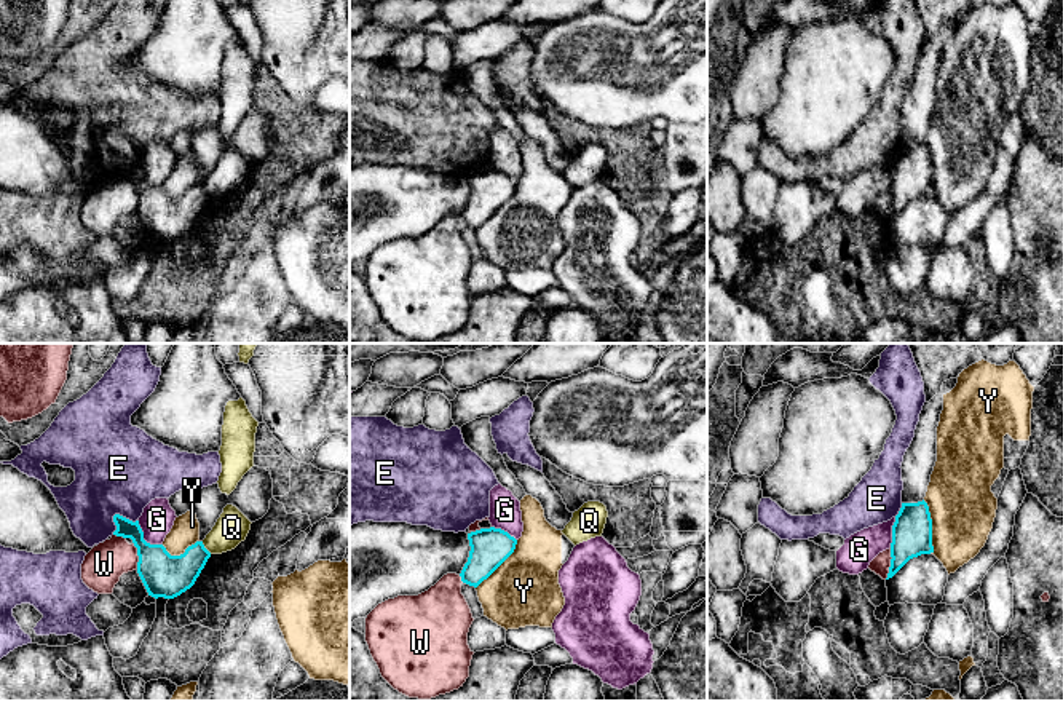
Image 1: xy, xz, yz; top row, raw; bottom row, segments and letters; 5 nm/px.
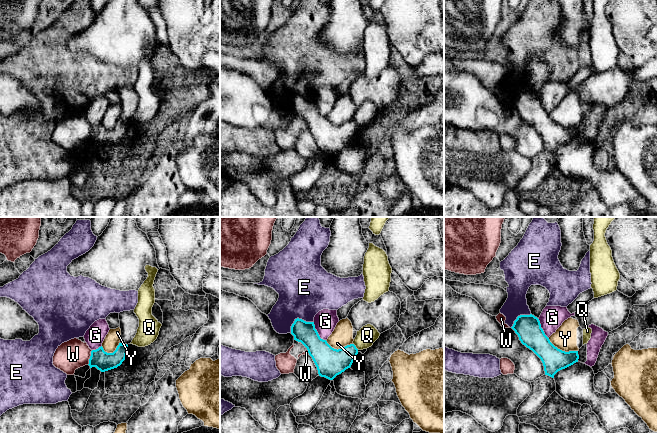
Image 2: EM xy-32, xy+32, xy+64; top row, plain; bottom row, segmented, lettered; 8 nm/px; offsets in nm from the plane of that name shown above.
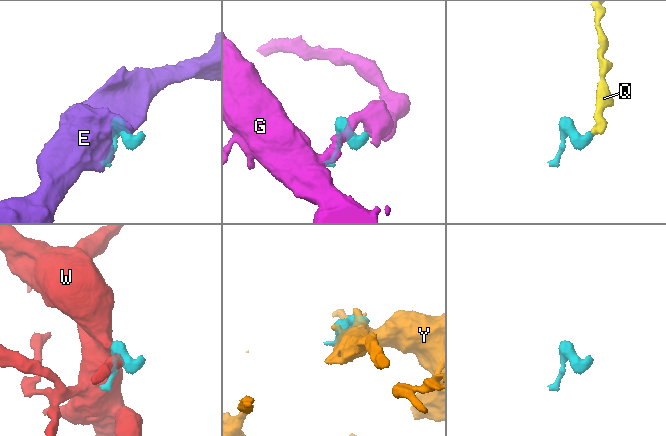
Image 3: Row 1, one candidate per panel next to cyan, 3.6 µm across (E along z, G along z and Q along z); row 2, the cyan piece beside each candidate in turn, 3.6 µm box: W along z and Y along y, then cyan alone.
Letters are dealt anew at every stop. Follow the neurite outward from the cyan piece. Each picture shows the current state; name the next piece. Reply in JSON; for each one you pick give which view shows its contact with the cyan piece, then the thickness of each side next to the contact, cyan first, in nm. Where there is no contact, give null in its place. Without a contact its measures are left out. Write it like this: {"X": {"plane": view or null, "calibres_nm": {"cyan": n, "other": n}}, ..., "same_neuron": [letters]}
{"same_neuron": []}

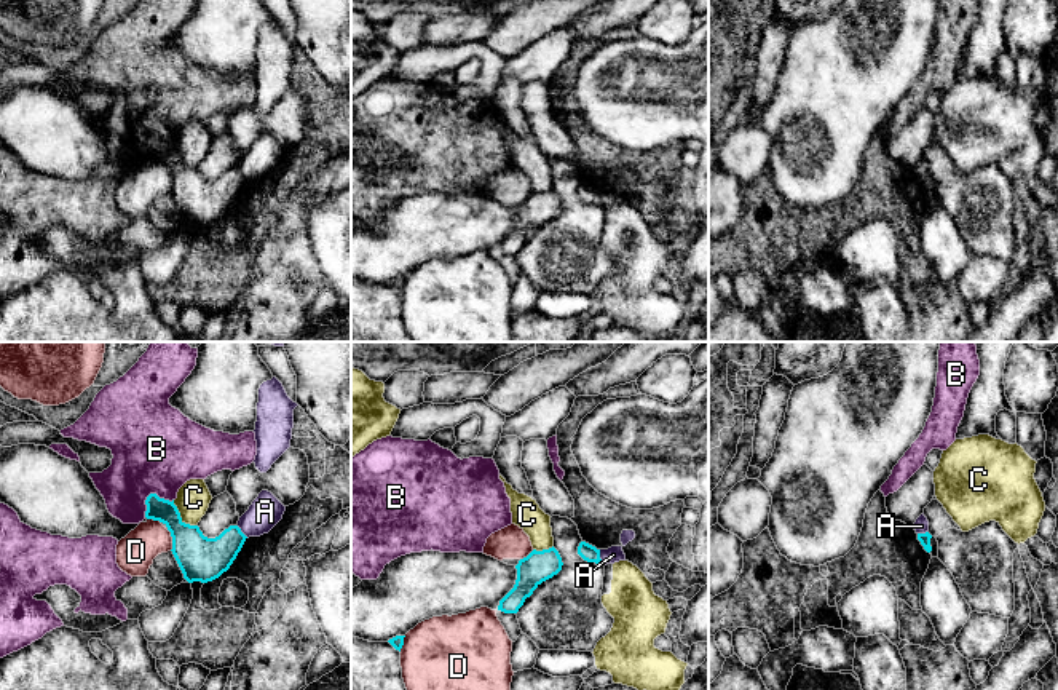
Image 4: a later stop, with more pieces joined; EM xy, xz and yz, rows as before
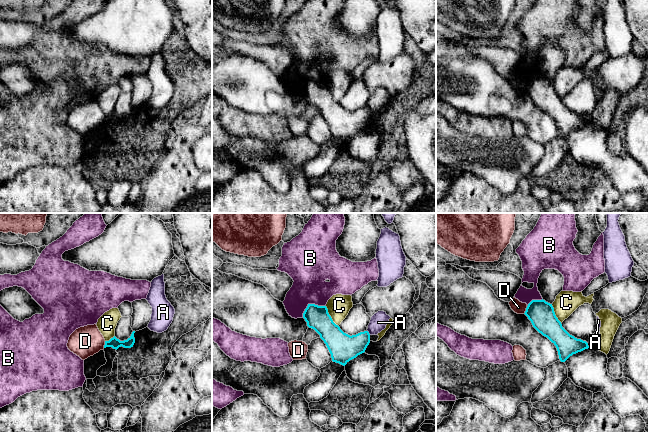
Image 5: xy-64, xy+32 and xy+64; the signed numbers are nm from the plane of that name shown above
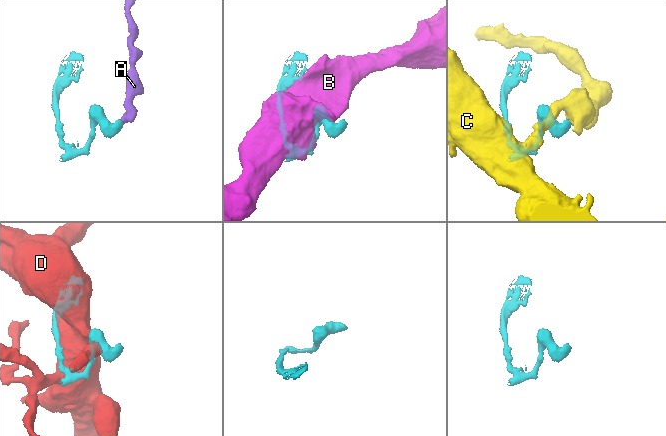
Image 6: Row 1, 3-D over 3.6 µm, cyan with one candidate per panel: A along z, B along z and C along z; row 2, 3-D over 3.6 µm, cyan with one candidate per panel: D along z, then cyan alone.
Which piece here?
{"same_neuron": []}

